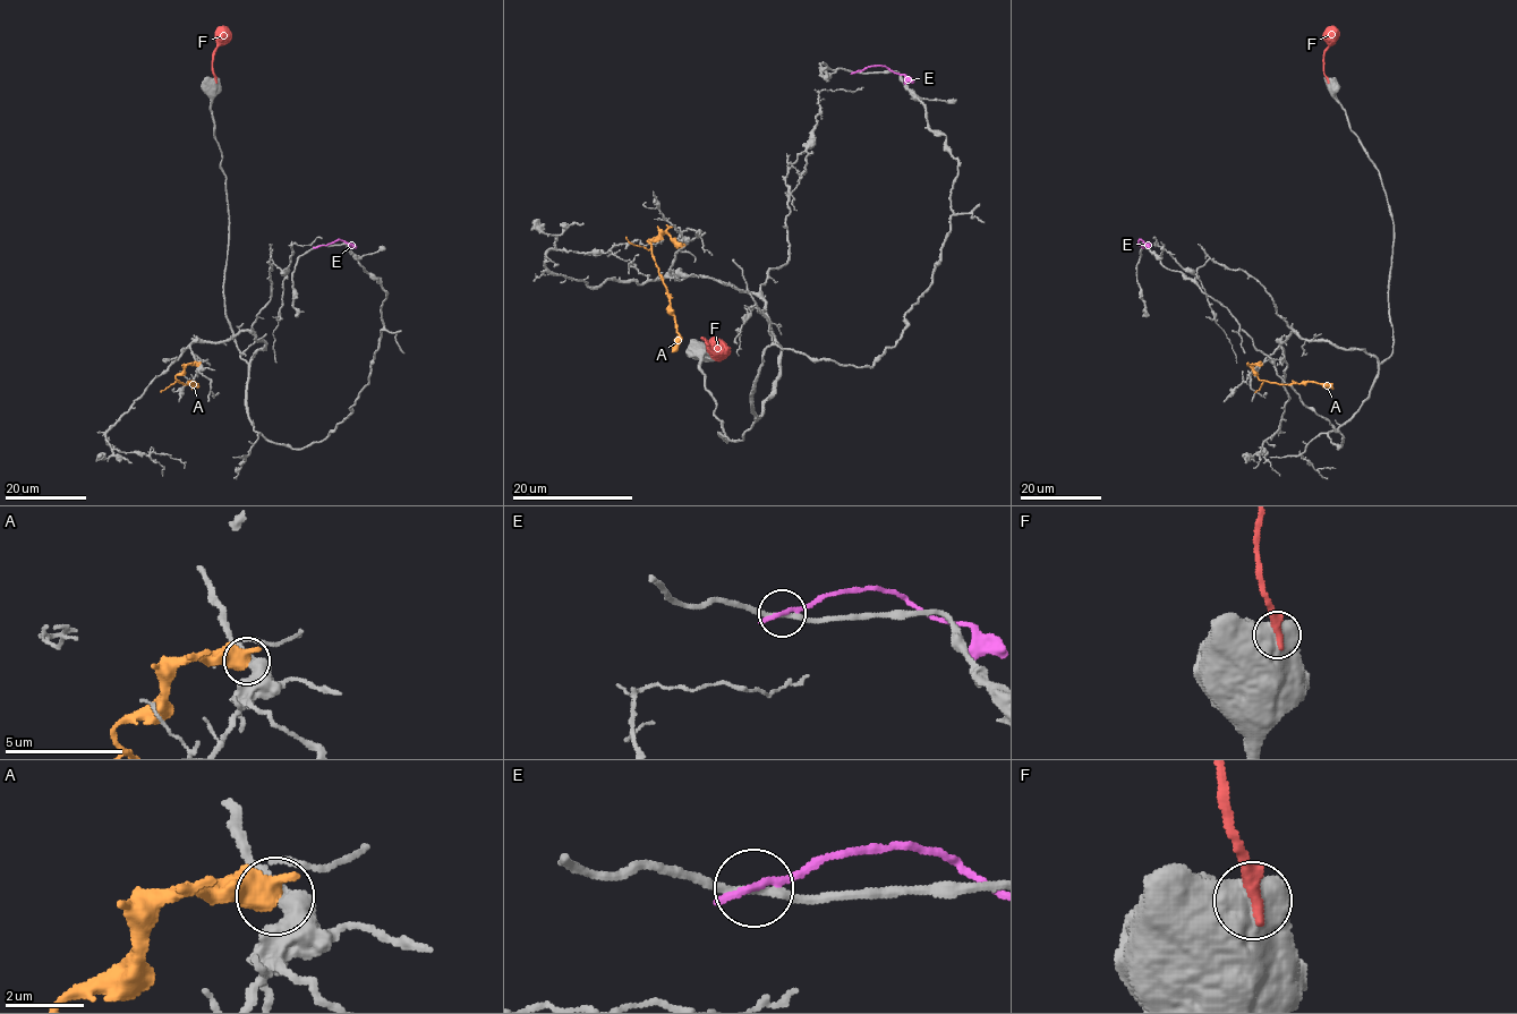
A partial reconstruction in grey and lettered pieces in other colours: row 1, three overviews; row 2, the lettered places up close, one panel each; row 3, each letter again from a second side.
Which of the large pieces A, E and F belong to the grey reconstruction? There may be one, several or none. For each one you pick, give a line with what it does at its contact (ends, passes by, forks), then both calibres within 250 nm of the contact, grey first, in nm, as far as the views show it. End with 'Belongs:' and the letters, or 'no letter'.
Belongs: no letter

